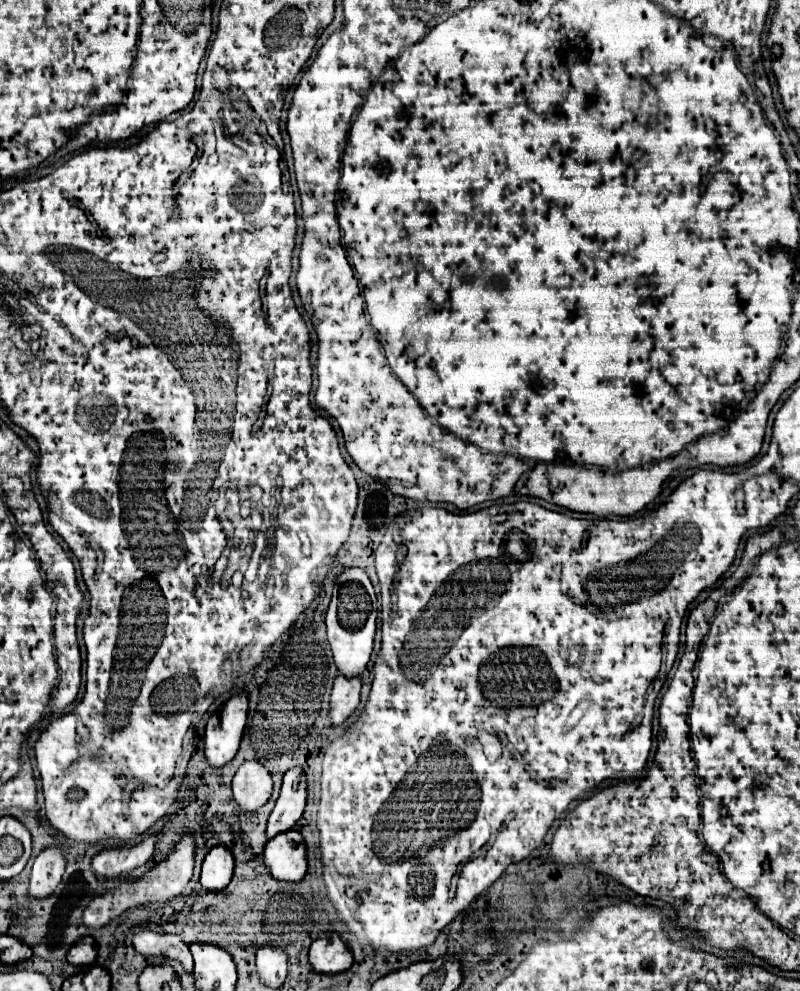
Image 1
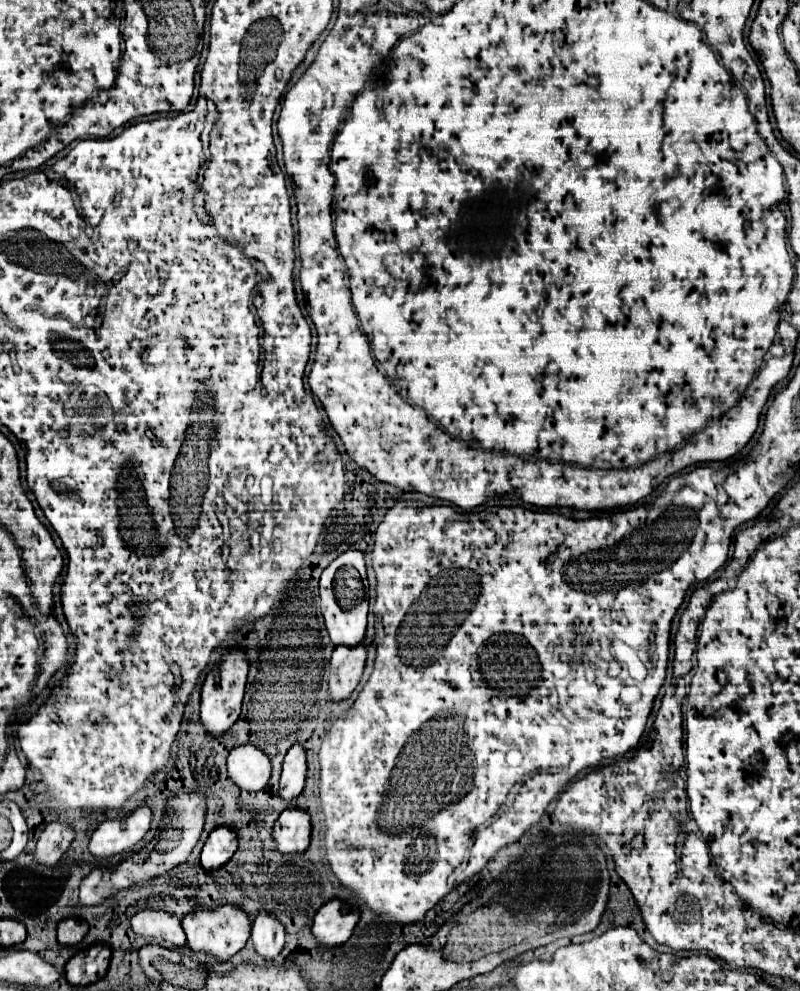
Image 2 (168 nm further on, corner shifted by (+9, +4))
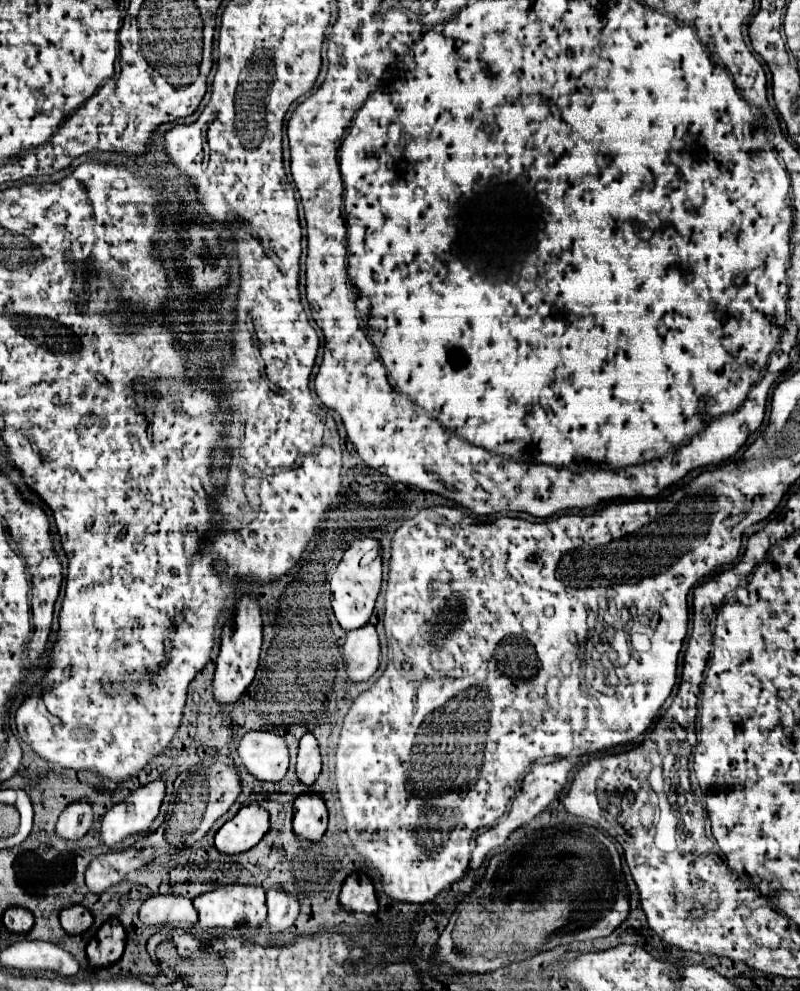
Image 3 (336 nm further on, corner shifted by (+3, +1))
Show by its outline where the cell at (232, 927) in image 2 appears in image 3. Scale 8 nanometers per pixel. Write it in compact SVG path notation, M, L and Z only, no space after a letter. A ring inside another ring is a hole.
M227 885L203 893L193 899L193 905L199 911L199 923L209 927L227 927L235 925L259 925L267 917L265 889L251 885Z

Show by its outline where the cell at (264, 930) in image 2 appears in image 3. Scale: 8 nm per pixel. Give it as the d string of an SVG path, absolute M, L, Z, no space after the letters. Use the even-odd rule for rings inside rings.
M273 887L267 891L267 907L269 907L269 929L271 933L281 933L293 925L299 909L299 899L295 895L289 895L285 889Z

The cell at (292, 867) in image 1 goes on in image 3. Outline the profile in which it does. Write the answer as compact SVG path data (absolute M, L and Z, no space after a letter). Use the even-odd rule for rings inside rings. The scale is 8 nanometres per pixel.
M303 793L293 805L293 831L299 837L319 841L327 829L327 807L323 797Z

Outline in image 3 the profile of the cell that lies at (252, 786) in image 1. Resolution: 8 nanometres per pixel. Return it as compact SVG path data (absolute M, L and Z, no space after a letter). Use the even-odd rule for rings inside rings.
M249 731L239 745L243 765L261 781L279 781L289 767L289 745L273 731Z

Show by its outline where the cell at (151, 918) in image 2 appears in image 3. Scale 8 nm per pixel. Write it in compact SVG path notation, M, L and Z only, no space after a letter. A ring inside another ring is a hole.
M153 895L141 905L139 917L145 925L169 923L189 929L197 923L197 909L193 901L183 895Z

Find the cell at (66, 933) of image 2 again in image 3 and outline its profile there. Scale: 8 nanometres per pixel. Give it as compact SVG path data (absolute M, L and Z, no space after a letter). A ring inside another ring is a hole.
M73 905L73 907L65 907L59 915L61 919L61 927L69 933L69 935L79 935L83 931L87 931L93 923L93 915L87 907L83 905Z

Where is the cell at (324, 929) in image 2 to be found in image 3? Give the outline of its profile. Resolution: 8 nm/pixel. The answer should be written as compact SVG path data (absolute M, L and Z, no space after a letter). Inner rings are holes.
M351 873L341 889L339 897L341 907L351 909L355 913L375 913L377 911L377 895L369 875L365 873Z

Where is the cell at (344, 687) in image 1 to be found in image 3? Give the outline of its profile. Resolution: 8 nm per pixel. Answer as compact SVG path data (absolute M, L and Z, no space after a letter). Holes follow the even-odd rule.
M371 623L347 633L343 645L347 675L351 681L367 681L379 667L379 637Z

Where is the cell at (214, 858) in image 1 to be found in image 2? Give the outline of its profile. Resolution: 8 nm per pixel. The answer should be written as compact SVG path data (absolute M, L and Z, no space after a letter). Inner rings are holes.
M215 828L201 852L203 870L219 870L237 850L237 836L229 828Z

